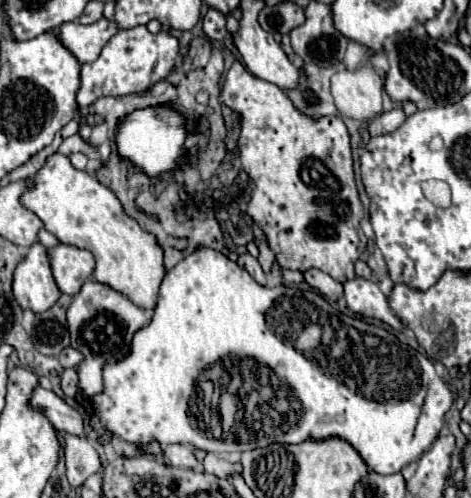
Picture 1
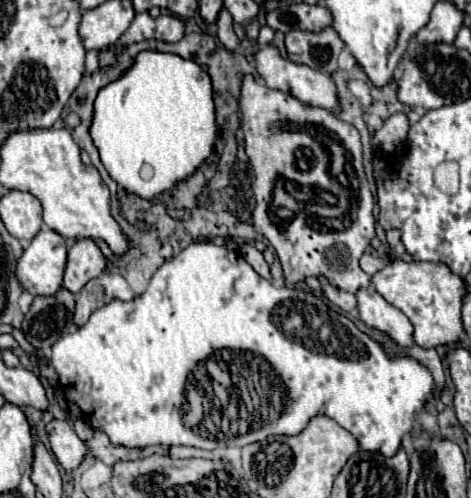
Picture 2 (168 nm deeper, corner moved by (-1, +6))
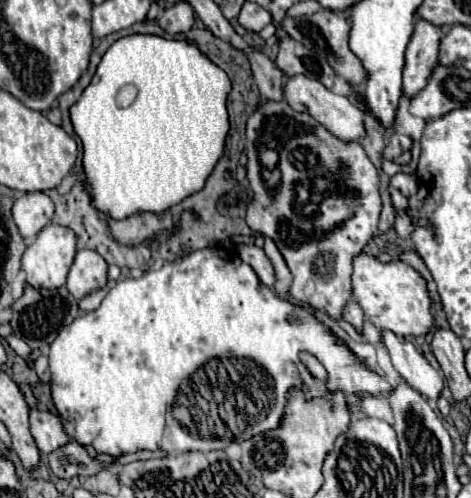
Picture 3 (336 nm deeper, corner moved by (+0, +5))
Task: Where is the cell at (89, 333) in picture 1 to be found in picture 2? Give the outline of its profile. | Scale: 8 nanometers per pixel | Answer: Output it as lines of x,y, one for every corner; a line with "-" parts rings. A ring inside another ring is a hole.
104,272
100,278
94,278
92,282
88,282
76,300
76,314
74,314
76,326
82,326
84,322
88,322
92,310
104,306
104,302
110,302
112,298
120,298
120,300
134,298
132,288
118,272
114,274

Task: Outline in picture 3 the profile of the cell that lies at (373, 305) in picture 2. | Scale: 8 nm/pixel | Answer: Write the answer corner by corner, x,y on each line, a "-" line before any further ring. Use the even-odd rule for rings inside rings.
379,331
383,337
383,345
391,355
393,367
399,371
399,375
425,399
435,401
443,389
443,375
429,365
429,361
415,349
411,341
395,335
393,331

